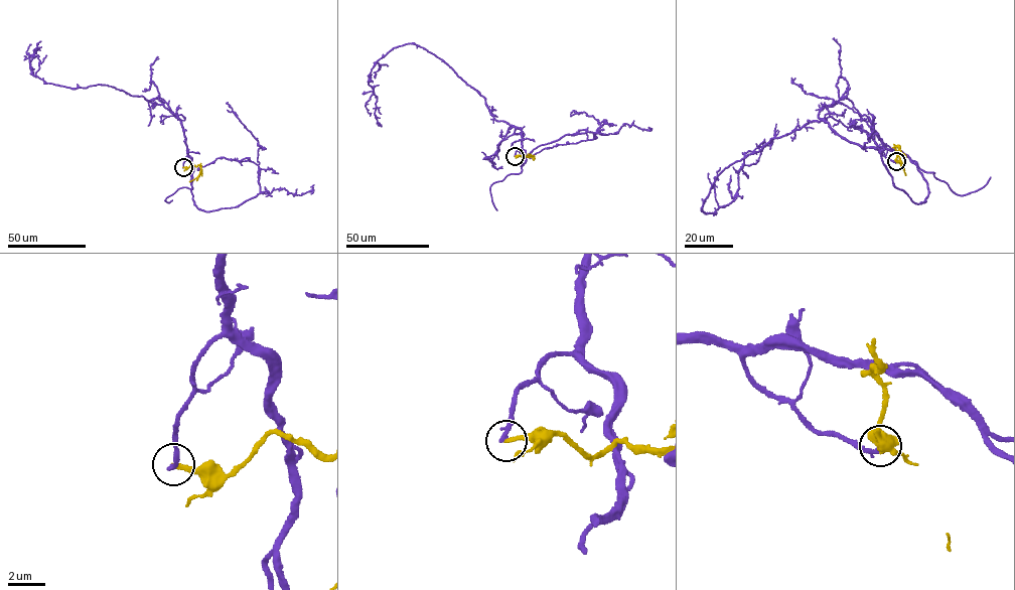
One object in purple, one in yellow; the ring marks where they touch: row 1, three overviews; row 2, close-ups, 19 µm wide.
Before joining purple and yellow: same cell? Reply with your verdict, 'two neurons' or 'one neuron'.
two neurons

